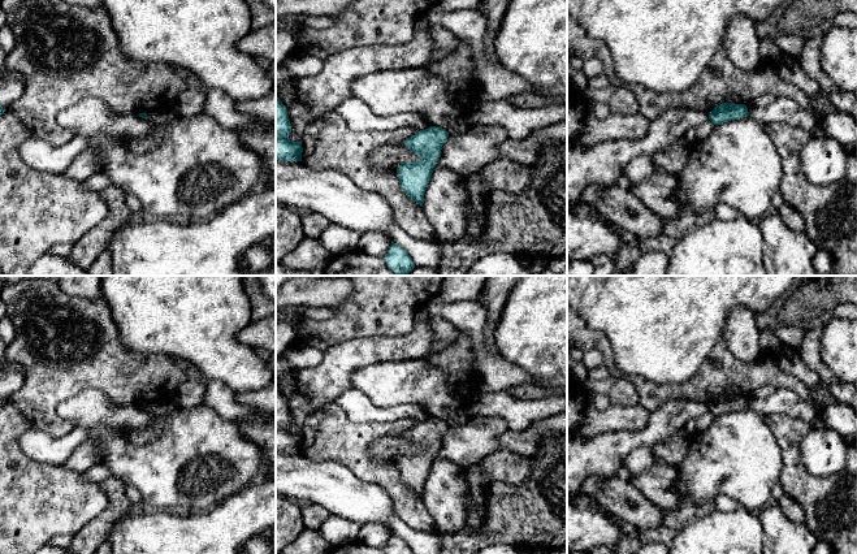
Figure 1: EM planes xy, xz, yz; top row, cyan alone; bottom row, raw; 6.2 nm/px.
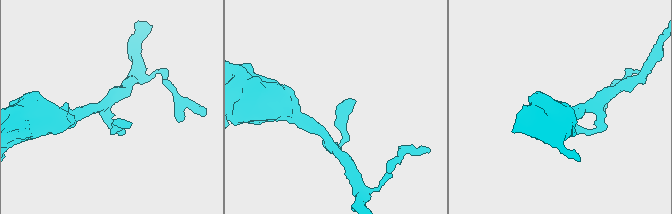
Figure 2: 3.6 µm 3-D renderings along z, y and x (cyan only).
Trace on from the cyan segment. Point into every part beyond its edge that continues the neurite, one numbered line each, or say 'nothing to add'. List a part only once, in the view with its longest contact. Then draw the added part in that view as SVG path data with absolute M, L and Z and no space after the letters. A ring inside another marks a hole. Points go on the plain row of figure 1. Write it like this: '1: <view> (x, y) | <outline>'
nothing to add

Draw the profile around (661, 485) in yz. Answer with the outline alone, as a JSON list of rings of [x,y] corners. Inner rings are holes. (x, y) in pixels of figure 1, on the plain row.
[[[657,459],[648,471],[632,475],[629,482],[661,510],[676,510],[685,501],[678,468]]]

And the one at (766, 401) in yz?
[[[763,386],[746,395],[746,399],[749,407],[763,417],[772,414],[784,414],[804,420],[810,428],[827,428],[822,408],[801,399],[791,390]]]

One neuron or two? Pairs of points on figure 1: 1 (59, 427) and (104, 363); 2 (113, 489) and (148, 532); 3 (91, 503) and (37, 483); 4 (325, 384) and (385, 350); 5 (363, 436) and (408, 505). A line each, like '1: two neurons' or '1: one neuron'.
1: one neuron
2: two neurons
3: one neuron
4: one neuron
5: one neuron

